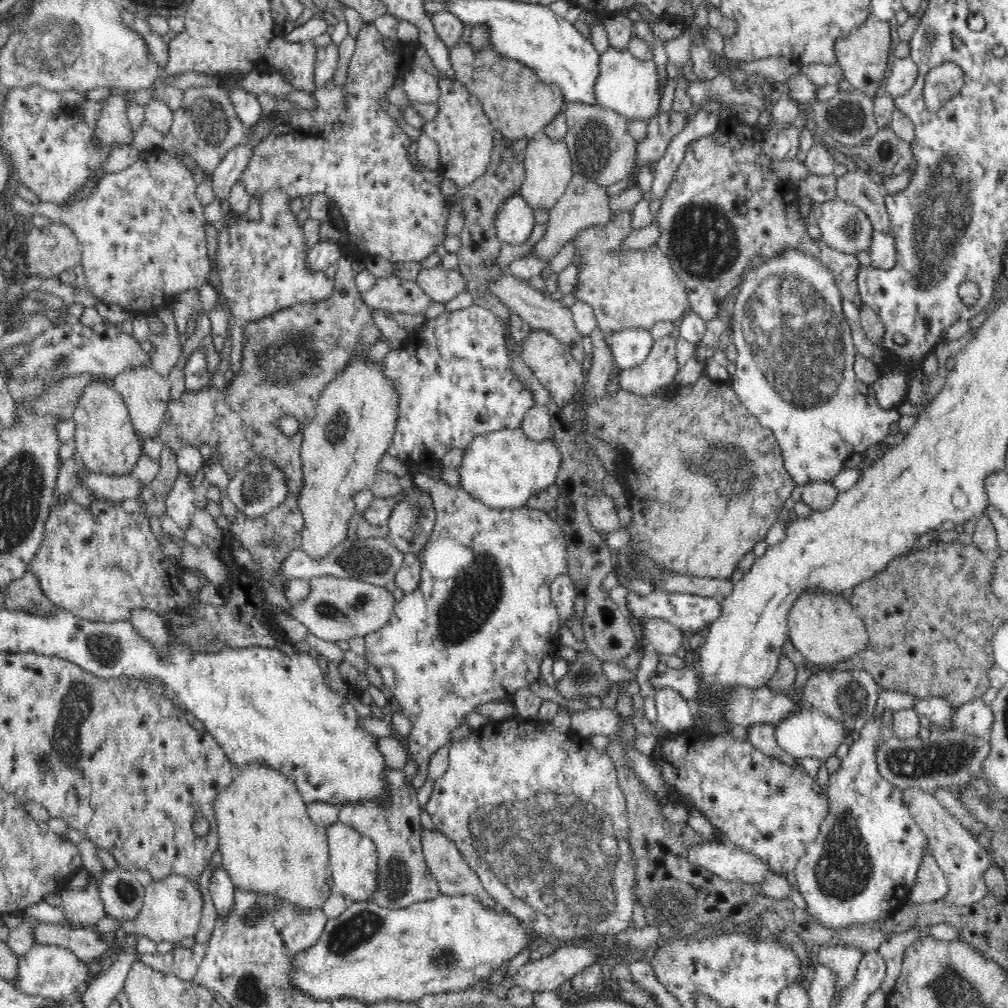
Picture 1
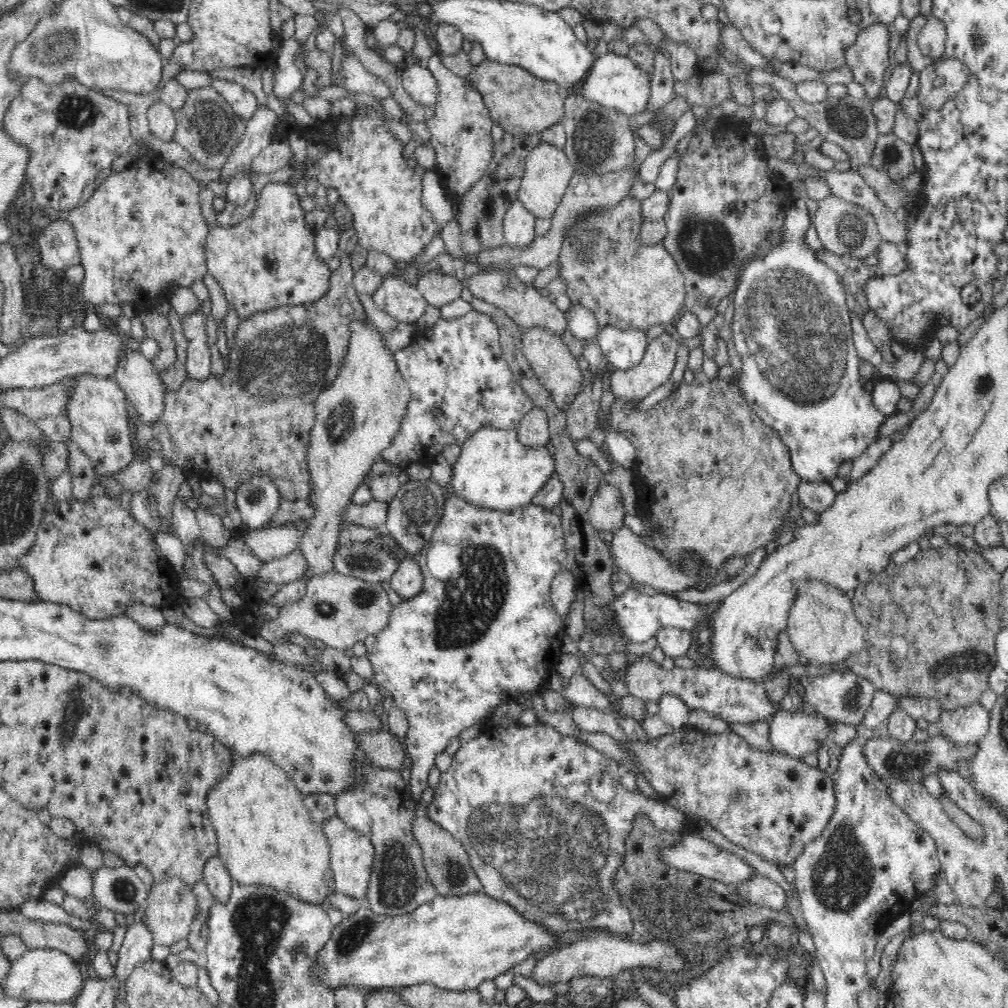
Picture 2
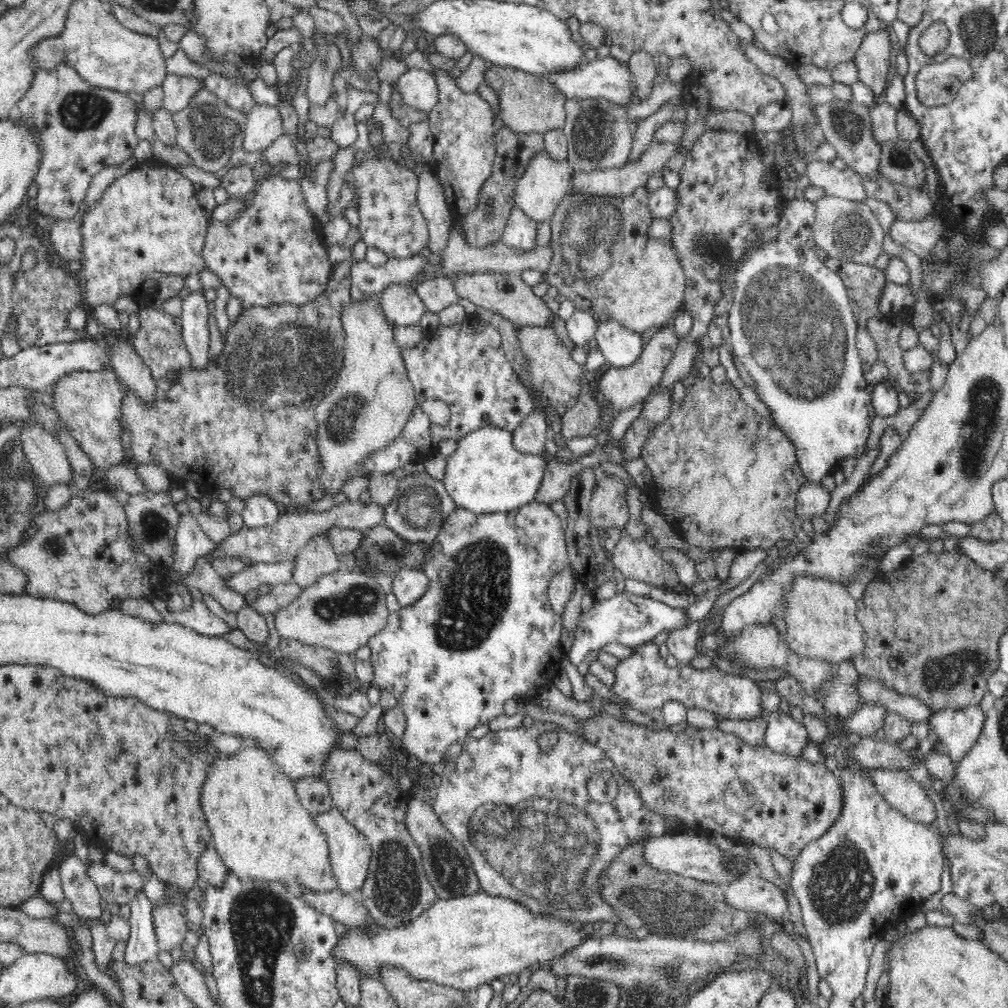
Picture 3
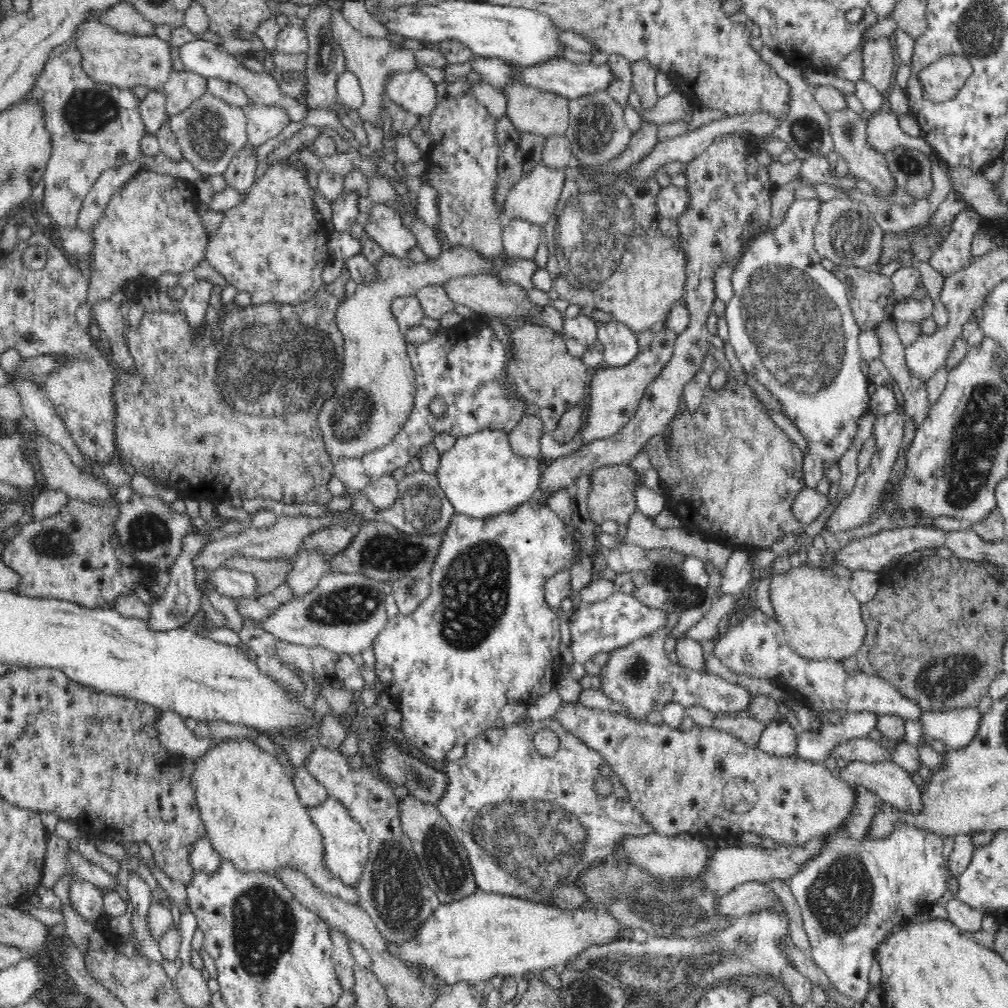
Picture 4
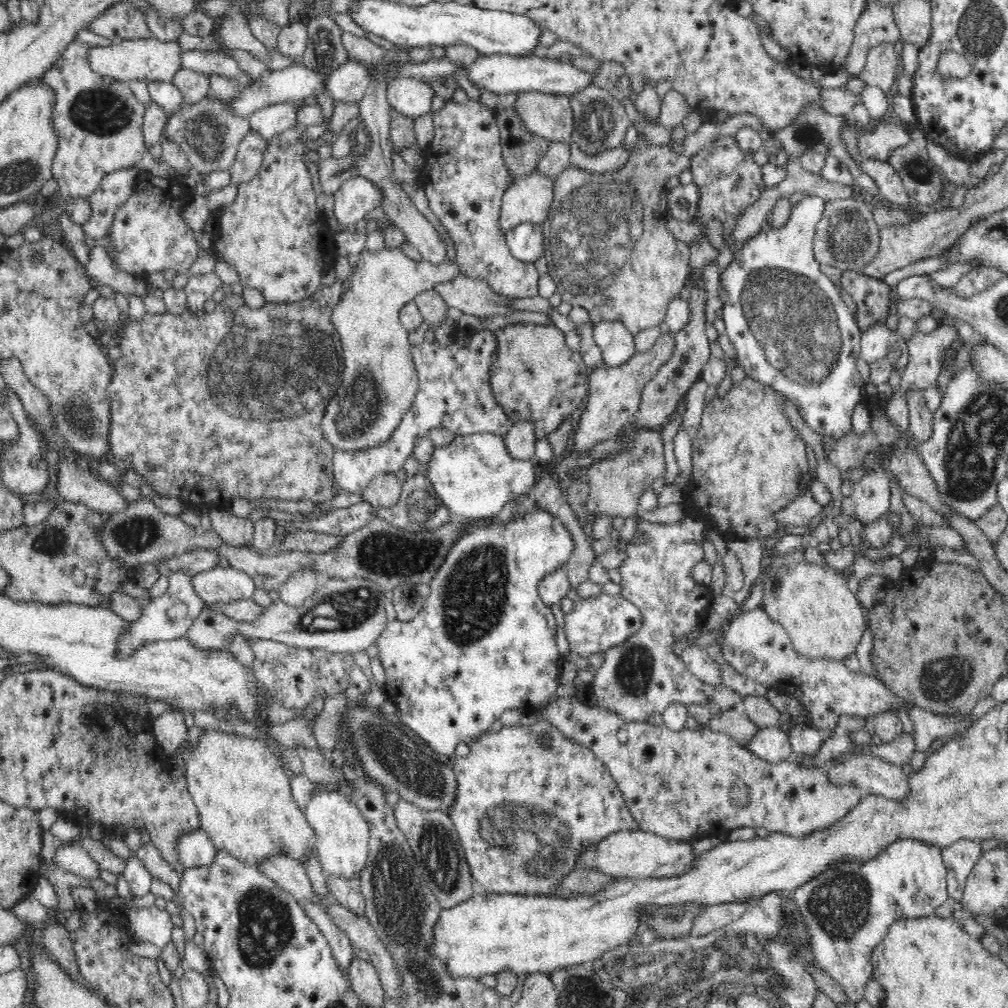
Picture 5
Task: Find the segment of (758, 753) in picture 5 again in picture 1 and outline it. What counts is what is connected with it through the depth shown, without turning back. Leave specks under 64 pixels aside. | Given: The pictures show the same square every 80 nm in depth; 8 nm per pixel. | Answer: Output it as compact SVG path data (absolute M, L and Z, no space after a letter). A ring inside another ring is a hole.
M808 708L803 711L794 711L782 718L779 724L774 726L775 740L777 744L794 759L807 757L826 762L829 757L835 754L841 742L844 742L845 726L833 720L830 716L820 710Z

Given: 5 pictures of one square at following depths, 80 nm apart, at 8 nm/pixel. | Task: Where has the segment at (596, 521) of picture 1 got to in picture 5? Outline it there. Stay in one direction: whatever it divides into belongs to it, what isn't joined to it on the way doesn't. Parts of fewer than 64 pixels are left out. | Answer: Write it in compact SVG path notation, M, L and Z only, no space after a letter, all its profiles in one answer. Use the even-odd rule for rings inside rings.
M628 423L620 433L624 439L624 448L610 452L606 458L600 458L588 466L589 492L584 506L589 513L598 516L607 512L622 518L634 516L643 492L651 488L655 479L665 476L664 441L661 437L665 425L658 428L633 428L633 423Z

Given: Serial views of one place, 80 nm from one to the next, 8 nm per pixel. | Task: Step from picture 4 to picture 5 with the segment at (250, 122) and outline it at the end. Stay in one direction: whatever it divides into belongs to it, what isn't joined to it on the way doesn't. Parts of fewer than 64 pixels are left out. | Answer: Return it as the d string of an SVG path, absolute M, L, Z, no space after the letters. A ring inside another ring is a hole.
M292 100L261 108L249 116L249 125L268 141L272 136L297 125L299 110L304 105L303 100Z

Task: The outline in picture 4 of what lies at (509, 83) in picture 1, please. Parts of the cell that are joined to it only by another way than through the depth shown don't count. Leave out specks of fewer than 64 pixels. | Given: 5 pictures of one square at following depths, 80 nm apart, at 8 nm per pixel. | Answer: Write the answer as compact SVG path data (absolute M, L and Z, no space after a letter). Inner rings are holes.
M514 84L505 90L508 118L522 132L548 138L552 135L564 135L569 125L569 99L550 91L535 89L532 86Z

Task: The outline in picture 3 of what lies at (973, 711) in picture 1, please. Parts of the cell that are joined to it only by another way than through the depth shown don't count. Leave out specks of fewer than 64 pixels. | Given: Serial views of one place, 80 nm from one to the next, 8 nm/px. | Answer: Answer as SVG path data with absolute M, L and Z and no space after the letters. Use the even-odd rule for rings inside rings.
M980 705L964 709L943 709L934 712L927 720L944 744L947 756L956 765L978 741L984 729L985 713Z

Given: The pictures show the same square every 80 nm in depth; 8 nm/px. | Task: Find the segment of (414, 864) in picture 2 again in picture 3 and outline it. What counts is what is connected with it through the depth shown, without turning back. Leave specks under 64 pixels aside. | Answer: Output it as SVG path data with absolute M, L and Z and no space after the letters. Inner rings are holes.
M340 747L327 755L325 763L322 764L320 778L328 785L333 804L337 806L348 822L365 835L372 849L368 876L366 876L362 888L359 888L357 896L362 905L368 909L373 922L384 929L392 930L427 911L438 900L438 896L425 876L420 849L414 844L414 839L405 826L406 804L411 796L410 793L400 791L398 781L396 782L390 774L385 774L374 762L365 760L359 752Z

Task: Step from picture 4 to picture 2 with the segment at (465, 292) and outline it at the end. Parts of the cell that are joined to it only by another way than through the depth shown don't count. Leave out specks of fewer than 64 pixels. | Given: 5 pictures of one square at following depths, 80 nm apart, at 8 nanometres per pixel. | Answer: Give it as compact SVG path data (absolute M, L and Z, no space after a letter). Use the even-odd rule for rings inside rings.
M508 269L480 272L474 274L462 282L463 293L468 292L470 296L476 297L490 305L496 305L504 311L510 319L522 329L541 327L552 331L558 337L567 329L567 314L561 312L558 307L534 289L533 285L528 286L521 282L516 272Z

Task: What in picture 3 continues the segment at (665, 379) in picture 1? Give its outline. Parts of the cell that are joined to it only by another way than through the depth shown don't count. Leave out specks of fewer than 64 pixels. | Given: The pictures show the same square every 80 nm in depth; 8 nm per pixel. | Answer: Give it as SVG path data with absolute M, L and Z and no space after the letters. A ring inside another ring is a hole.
M670 323L666 324L664 327L659 328L659 331L644 344L643 350L634 364L624 368L610 367L598 375L596 401L598 401L598 409L600 409L600 421L598 427L593 431L592 437L596 439L604 438L604 440L610 438L612 422L617 415L624 412L624 410L630 410L648 396L648 392L660 382L660 378L664 374L664 368L668 366L679 340L679 336ZM606 413L610 415L610 422L601 422L601 418Z

